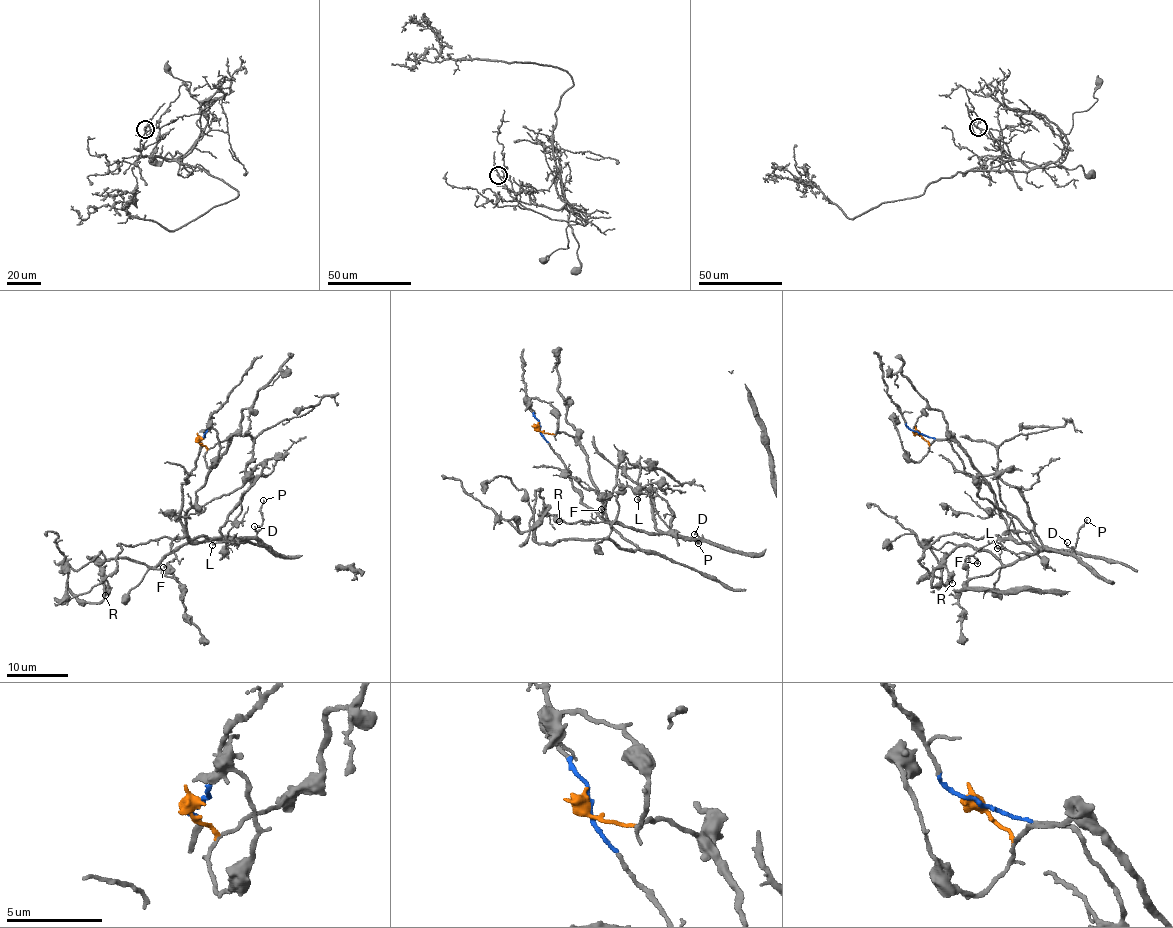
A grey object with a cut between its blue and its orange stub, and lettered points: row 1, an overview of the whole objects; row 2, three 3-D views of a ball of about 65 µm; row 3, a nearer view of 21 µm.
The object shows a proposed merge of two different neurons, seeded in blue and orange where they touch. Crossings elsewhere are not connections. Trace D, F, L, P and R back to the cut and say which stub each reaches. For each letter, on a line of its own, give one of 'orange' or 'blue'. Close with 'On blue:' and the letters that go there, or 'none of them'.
D: blue
F: blue
L: blue
P: blue
R: orange
On blue: D, F, L, P

